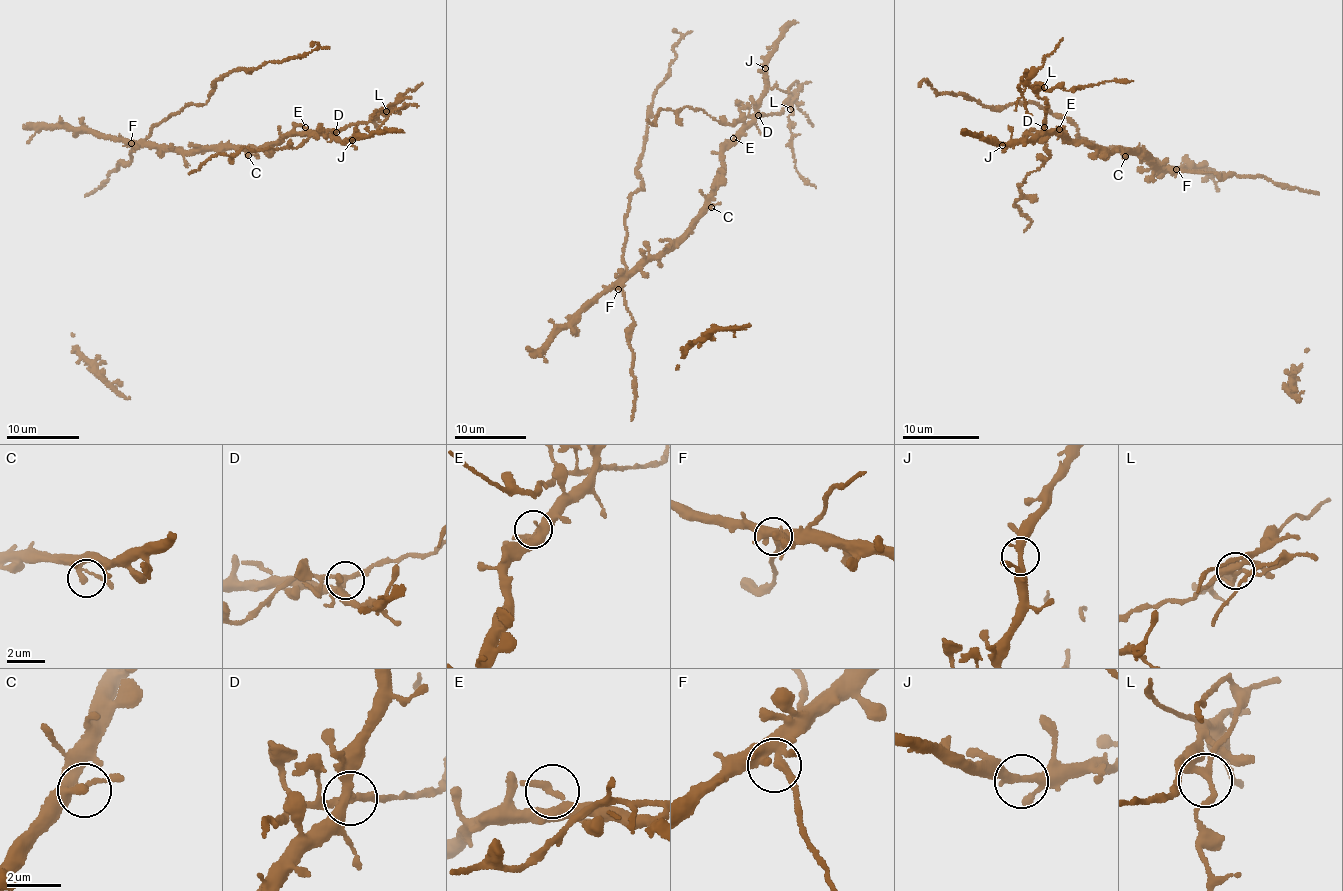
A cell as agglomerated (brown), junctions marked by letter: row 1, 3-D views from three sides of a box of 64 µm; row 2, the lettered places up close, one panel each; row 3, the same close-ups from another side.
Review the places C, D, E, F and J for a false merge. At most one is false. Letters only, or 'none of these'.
D

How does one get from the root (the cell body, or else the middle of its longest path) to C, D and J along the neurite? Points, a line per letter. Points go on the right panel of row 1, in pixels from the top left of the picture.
C: (1169, 168), (1158, 166), (1141, 152), (1127, 151), (1125, 156)
D: (1169, 168), (1158, 166), (1141, 152), (1109, 152), (1069, 141), (1044, 126)
J: (1169, 168), (1158, 166), (1141, 152), (1101, 150), (1069, 141), (1052, 130), (1028, 141), (1010, 140), (1002, 145)

